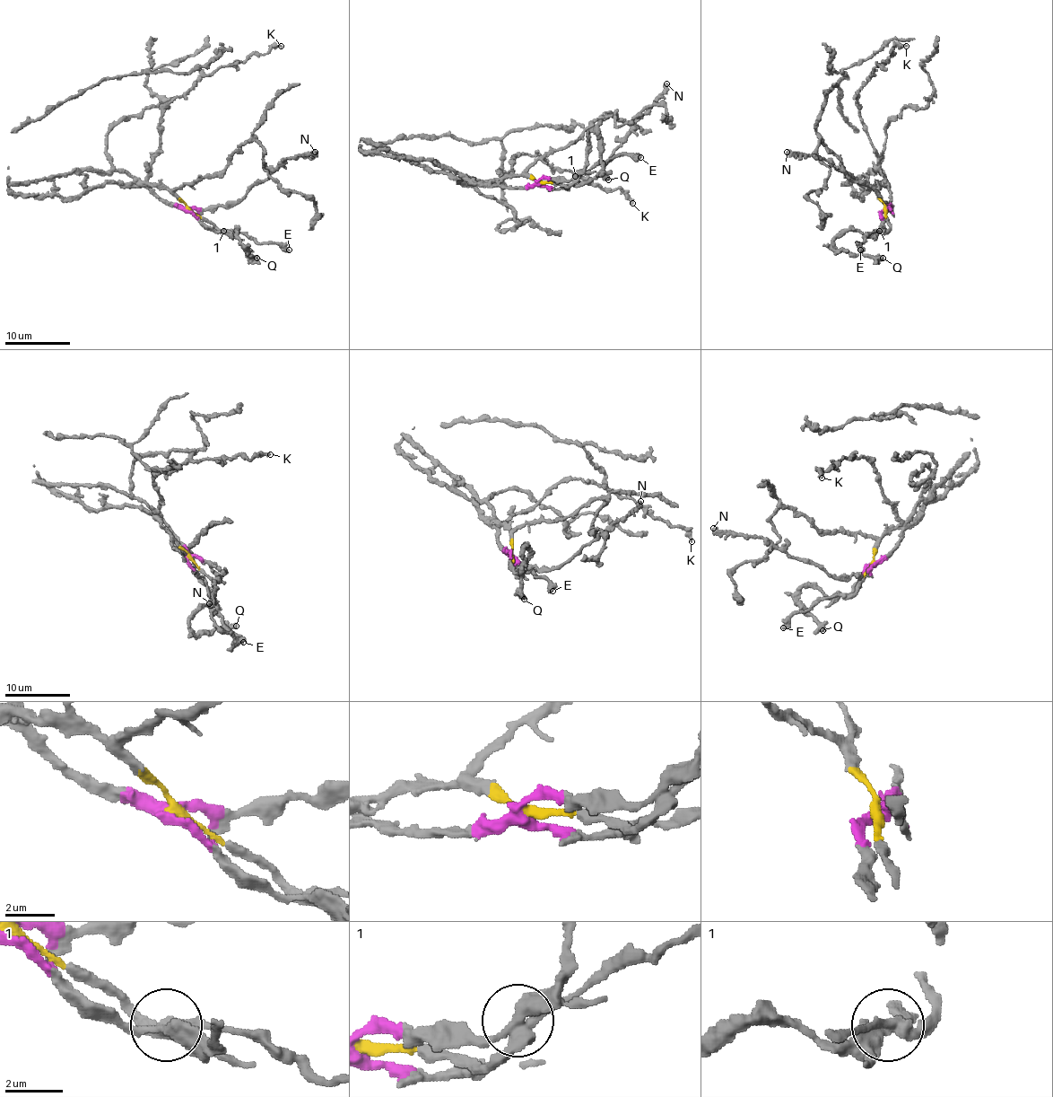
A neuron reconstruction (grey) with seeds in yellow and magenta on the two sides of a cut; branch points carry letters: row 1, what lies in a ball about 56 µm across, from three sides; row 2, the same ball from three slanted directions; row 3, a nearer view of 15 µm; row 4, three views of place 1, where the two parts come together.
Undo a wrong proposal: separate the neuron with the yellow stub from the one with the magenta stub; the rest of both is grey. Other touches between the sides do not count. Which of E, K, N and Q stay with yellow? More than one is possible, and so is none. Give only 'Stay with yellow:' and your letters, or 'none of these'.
Stay with yellow: E

